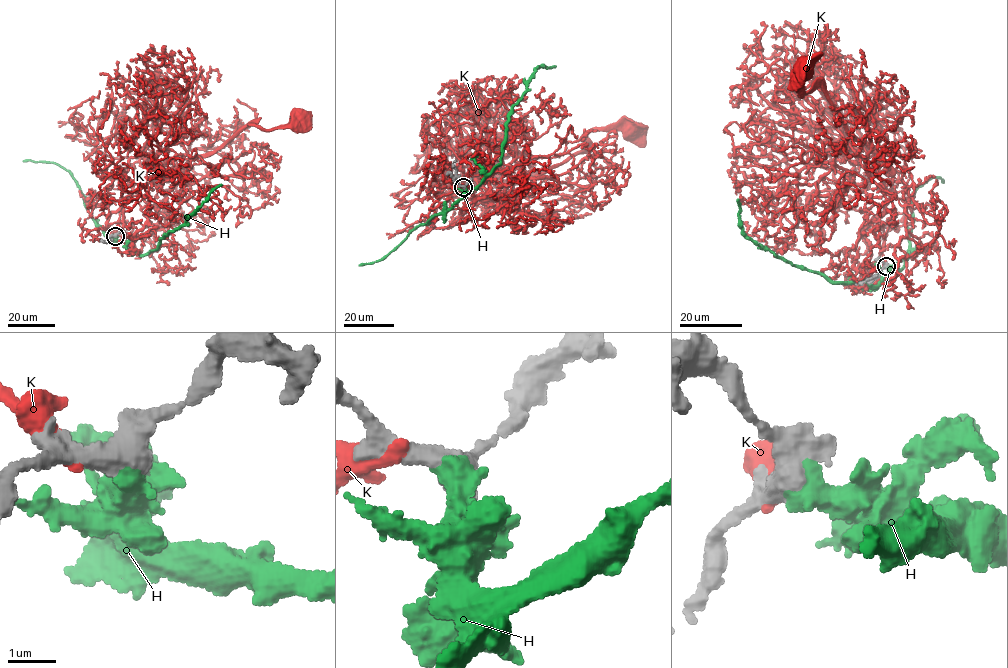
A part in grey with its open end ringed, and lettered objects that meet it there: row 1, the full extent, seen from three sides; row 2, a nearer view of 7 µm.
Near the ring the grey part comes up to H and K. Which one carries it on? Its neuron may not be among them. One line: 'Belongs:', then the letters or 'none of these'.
Belongs: H

